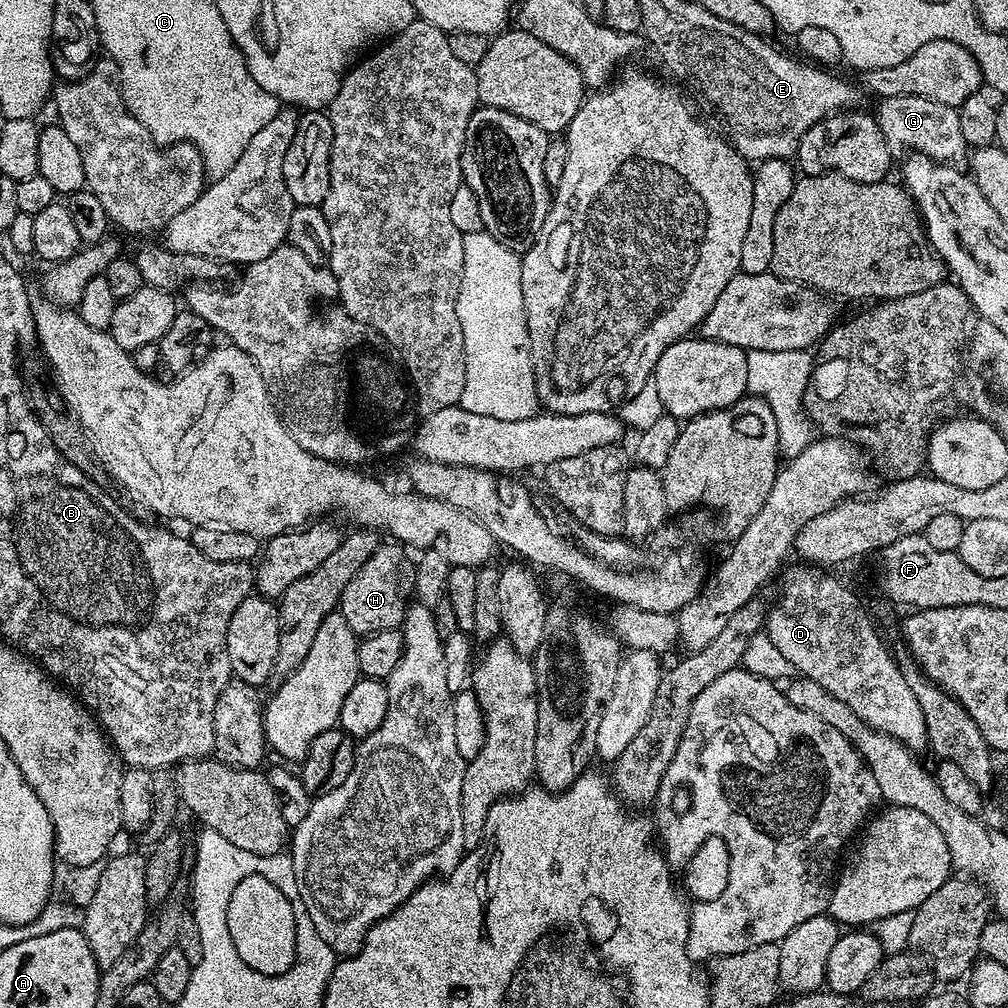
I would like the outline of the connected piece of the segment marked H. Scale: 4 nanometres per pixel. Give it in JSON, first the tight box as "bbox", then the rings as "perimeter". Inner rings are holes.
{"bbox":[338,542,416,637],"perimeter":[[[384,542],[370,558],[346,582],[338,611],[346,618],[346,626],[356,633],[357,637],[369,636],[371,632],[381,632],[391,628],[399,629],[404,622],[404,615],[410,603],[410,593],[415,586],[416,565],[413,557],[407,556],[405,545],[399,542]]]}

